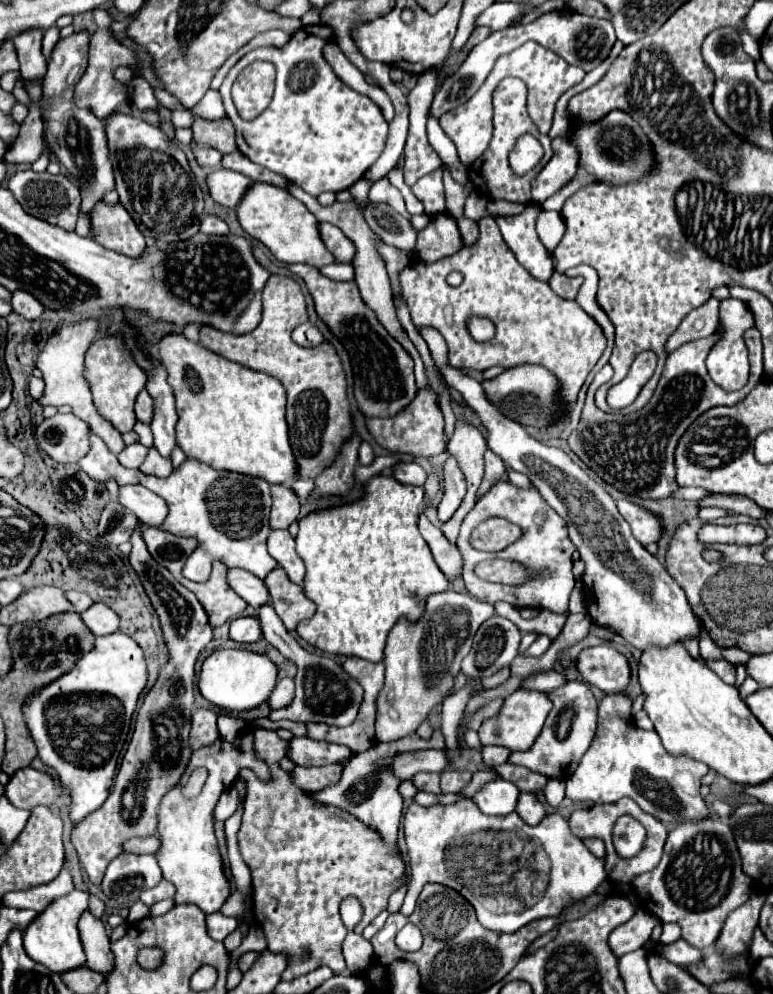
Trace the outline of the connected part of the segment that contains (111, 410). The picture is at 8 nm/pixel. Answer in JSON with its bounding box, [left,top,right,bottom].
[85,335,147,433]

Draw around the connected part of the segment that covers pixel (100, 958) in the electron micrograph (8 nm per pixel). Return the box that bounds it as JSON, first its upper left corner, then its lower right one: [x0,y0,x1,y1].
[79,911,113,975]

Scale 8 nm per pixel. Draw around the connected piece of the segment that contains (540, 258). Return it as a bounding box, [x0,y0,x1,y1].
[497,205,553,281]

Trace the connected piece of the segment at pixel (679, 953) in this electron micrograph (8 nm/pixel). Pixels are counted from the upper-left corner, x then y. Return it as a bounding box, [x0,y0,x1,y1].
[659,939,703,967]

